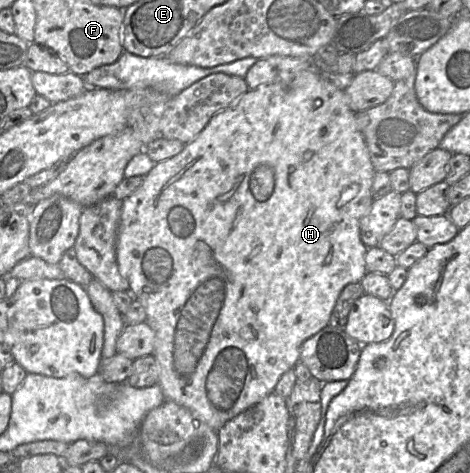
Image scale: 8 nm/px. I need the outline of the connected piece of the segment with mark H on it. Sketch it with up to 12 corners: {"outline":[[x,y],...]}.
{"outline":[[342,86],[249,89],[122,205],[164,399],[219,431],[367,273]]}

